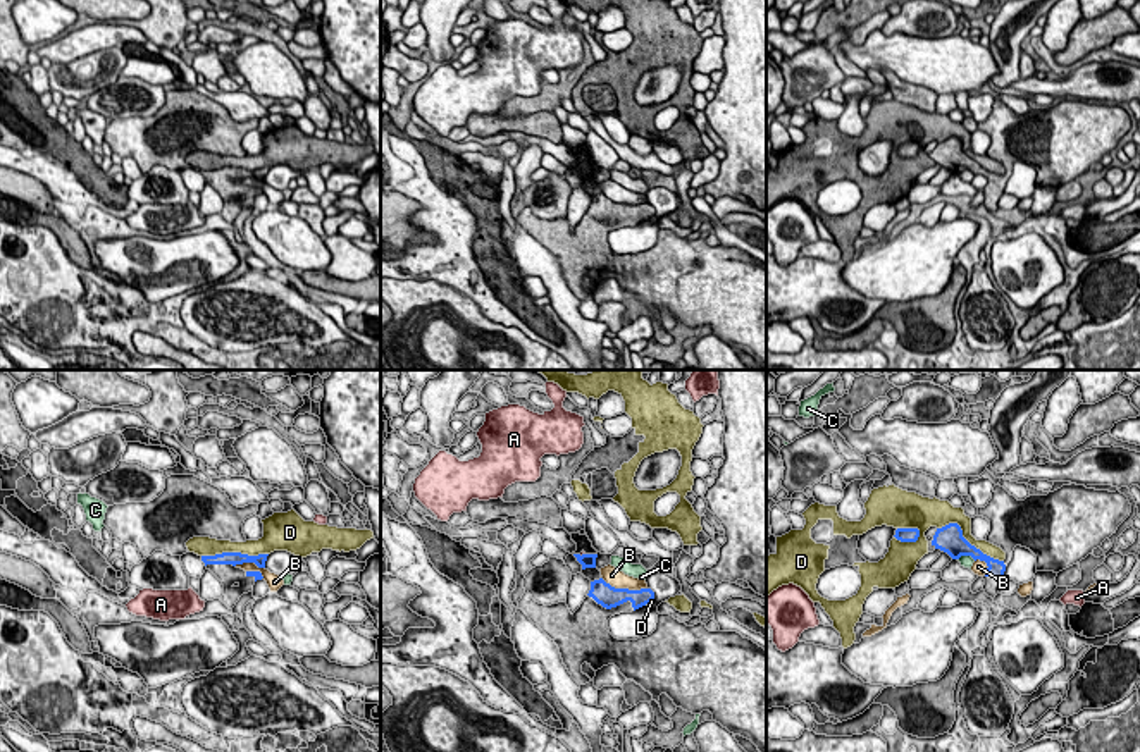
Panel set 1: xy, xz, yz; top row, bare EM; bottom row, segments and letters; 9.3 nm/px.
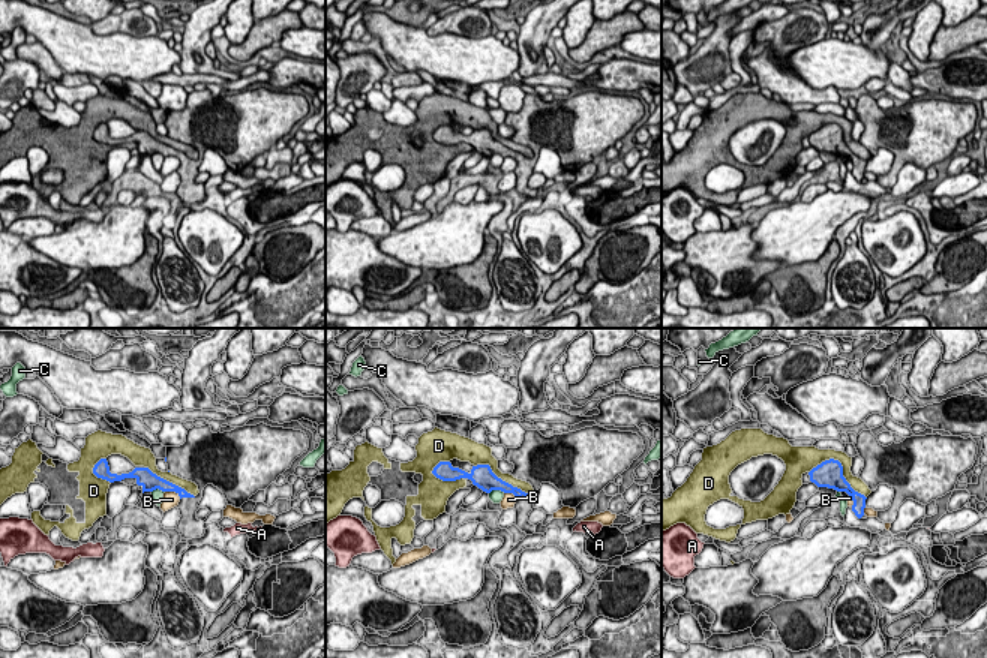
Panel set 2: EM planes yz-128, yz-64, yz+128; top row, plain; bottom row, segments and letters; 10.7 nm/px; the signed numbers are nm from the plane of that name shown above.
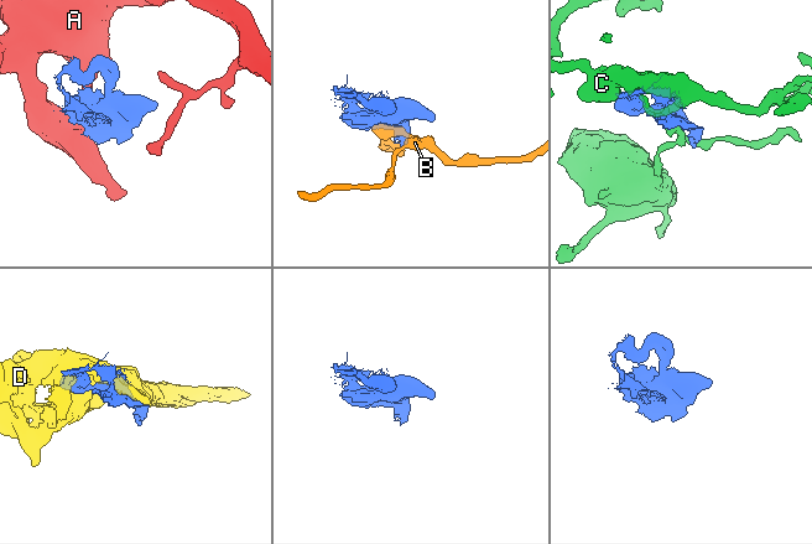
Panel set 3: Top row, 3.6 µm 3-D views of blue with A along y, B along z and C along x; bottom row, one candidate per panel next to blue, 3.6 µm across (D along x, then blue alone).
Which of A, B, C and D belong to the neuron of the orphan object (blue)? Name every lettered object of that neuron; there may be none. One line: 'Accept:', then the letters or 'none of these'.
Accept: none of these

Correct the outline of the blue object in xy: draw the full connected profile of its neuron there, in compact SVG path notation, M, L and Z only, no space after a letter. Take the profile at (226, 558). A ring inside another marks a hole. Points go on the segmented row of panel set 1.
M222 552L215 556L201 556L207 570L210 570L224 585L222 602L232 609L243 594L253 592L257 580L262 580L260 571L245 571L243 563L255 563L265 568L269 554L248 556L241 552Z

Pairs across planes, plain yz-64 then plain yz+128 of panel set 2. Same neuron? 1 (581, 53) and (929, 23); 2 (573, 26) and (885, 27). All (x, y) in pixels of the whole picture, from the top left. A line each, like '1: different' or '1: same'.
1: different
2: different

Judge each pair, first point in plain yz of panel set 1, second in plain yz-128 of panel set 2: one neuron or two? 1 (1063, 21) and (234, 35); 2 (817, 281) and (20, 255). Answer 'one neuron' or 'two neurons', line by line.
1: one neuron
2: one neuron

